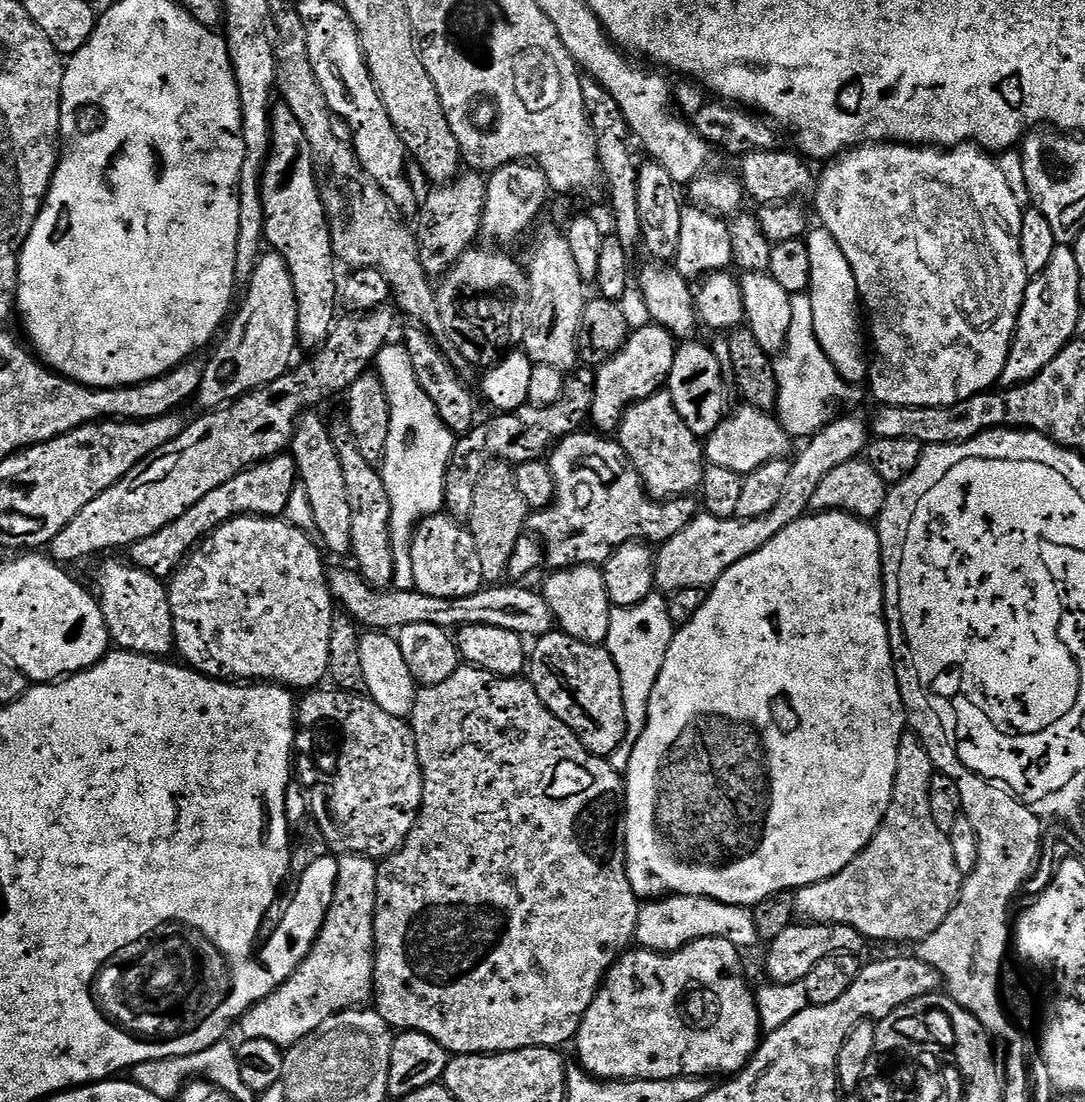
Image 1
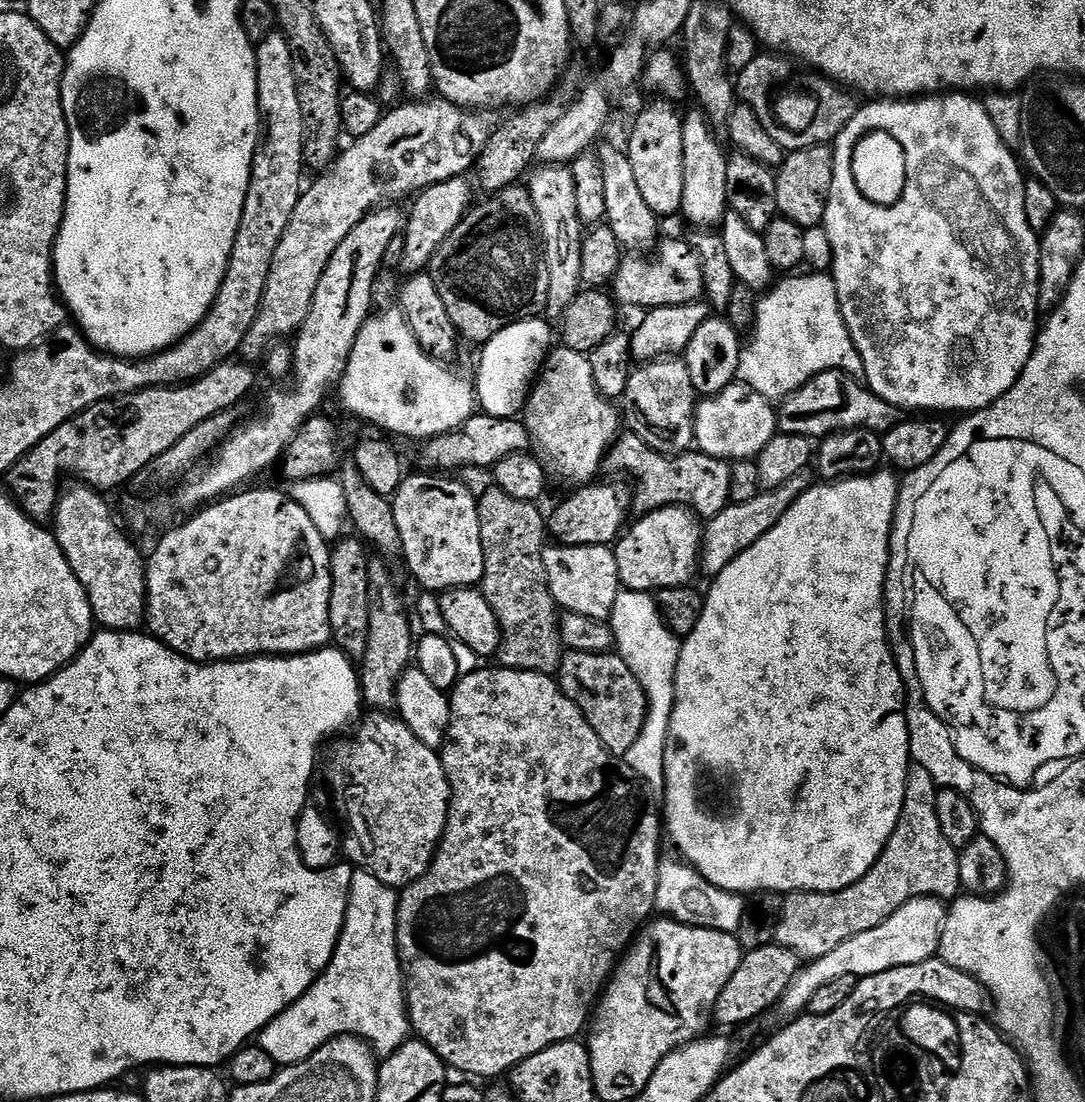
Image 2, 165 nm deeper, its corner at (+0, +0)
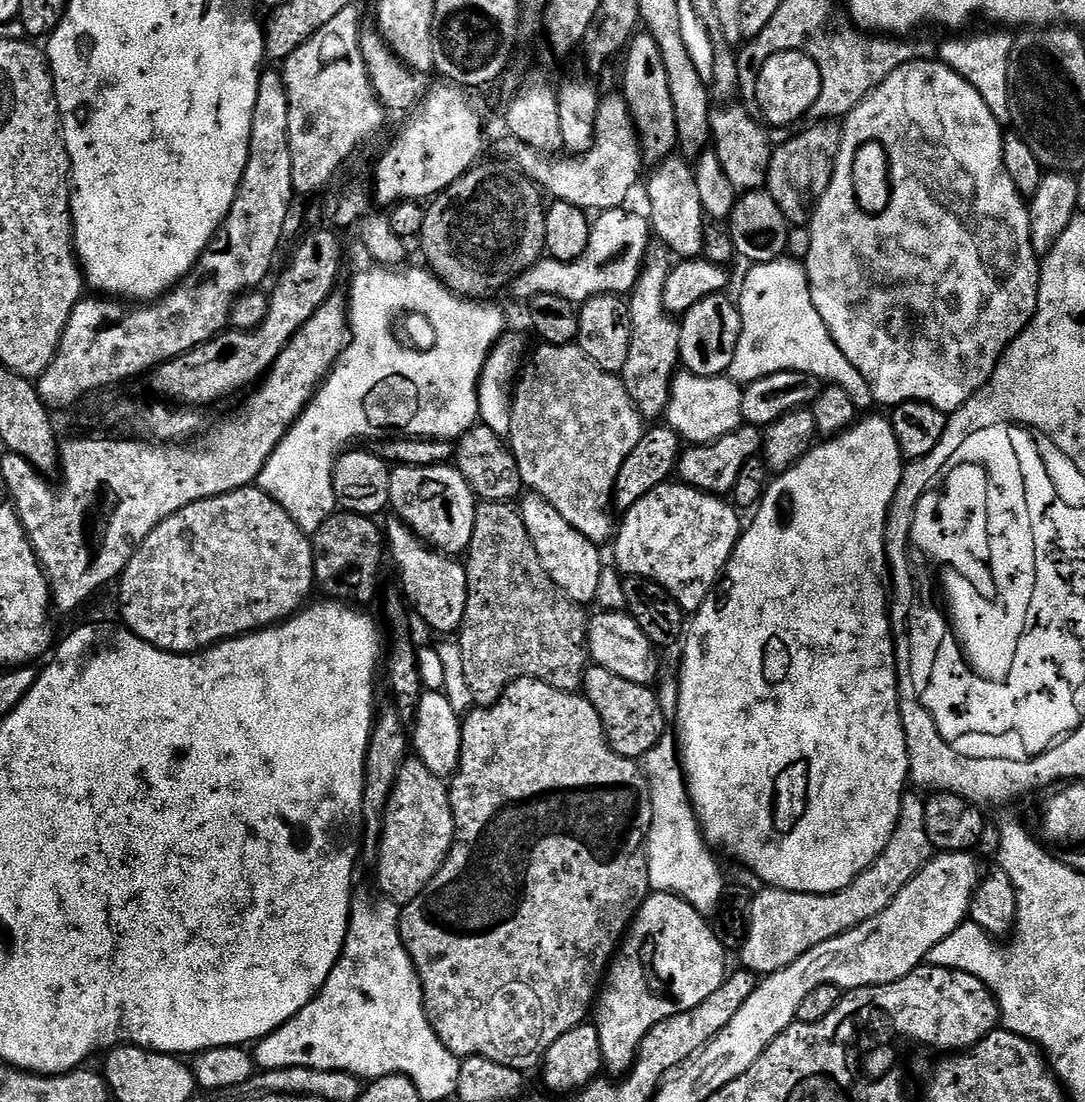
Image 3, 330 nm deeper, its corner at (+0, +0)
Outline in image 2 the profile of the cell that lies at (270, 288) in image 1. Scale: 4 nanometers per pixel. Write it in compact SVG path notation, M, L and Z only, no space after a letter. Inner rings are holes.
M420 98L420 99L417 99L415 102L408 102L412 104L404 104L401 106L401 108L394 109L393 112L385 111L383 115L381 115L381 118L379 122L377 123L377 125L374 126L374 128L371 130L370 133L366 134L365 137L358 137L356 139L353 139L351 143L348 144L350 145L349 148L346 149L347 147L345 147L343 151L341 151L339 155L337 155L336 159L333 160L332 163L328 165L327 169L324 171L321 171L319 175L317 175L320 177L318 177L317 180L314 181L313 184L309 186L309 188L307 185L307 187L305 187L303 191L301 191L300 201L298 202L298 206L294 206L294 214L292 215L292 217L290 218L290 222L286 226L286 234L282 234L282 242L278 242L278 250L274 250L274 262L270 262L270 274L266 278L266 290L264 291L264 297L262 298L262 302L260 303L260 309L258 310L258 314L254 318L254 326L250 326L250 330L246 334L246 338L244 339L244 341L242 342L242 346L240 347L240 352L242 353L243 359L245 361L248 361L248 362L259 361L261 357L263 357L264 353L267 352L268 349L271 348L273 344L283 341L285 338L291 337L293 334L300 331L300 327L302 327L302 325L304 325L304 323L306 322L306 314L310 314L310 302L314 302L314 290L318 290L318 282L322 278L322 274L326 270L326 266L330 262L330 258L334 254L334 250L338 250L338 246L342 242L342 238L346 238L346 234L350 234L350 230L354 230L354 226L358 226L358 222L362 222L362 218L364 216L368 215L368 213L373 211L373 209L375 209L377 206L383 205L385 203L384 196L388 196L391 194L391 192L396 192L400 188L400 192L402 195L404 196L409 195L408 197L411 197L413 194L419 194L423 192L424 189L428 187L432 187L436 183L446 182L448 179L454 179L455 176L463 176L473 171L476 161L479 160L480 155L482 154L482 150L486 146L486 142L488 141L488 135L492 133L493 125L491 123L488 124L487 118L484 117L487 115L477 114L475 111L469 110L467 108L460 108L457 106L457 104L451 104L449 100L445 100L443 98L435 98L436 100L432 100L432 99L433 98Z

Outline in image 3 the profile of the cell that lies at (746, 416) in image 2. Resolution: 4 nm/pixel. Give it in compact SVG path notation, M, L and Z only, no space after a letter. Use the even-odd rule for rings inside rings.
M684 370L673 379L666 424L680 435L681 441L692 446L715 444L744 423L744 388L727 375L696 376Z

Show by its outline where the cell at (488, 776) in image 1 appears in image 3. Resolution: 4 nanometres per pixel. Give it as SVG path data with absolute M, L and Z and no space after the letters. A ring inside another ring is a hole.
M522 678L521 680L515 680L500 695L500 700L497 704L476 706L473 709L473 712L469 716L465 715L462 720L460 768L450 780L452 812L456 815L458 842L452 845L452 852L448 855L448 861L444 863L444 867L432 879L428 891L411 900L409 904L403 905L400 913L400 933L402 934L402 942L414 962L417 974L420 976L420 982L424 986L424 1009L428 1015L428 1020L434 1026L438 1038L442 1038L446 1050L450 1050L454 1055L461 1058L481 1056L482 1058L490 1058L494 1062L502 1062L502 1066L529 1070L528 1068L534 1067L535 1064L537 1067L541 1063L542 1057L548 1053L550 1046L554 1046L554 1042L558 1042L558 1038L562 1038L562 1034L574 1030L589 1019L590 1013L597 1003L602 981L605 979L606 973L626 933L629 931L630 925L635 921L636 913L643 906L644 899L650 895L648 886L648 850L646 845L650 834L650 826L652 825L652 795L650 794L648 777L645 776L643 767L637 761L627 760L625 756L619 756L617 752L613 752L608 744L608 736L602 726L602 718L598 718L598 710L594 710L594 706L588 701L588 697L583 694L563 692L541 680Z

